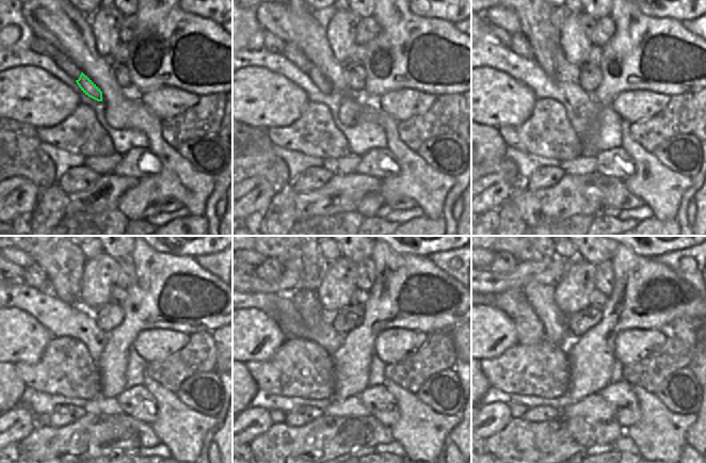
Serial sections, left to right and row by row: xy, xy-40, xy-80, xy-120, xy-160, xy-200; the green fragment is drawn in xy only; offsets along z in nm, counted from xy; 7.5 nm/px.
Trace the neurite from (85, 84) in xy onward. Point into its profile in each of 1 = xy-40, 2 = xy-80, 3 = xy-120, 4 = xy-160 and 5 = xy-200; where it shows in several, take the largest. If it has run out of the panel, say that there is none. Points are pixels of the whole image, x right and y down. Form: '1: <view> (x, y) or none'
1: xy-40 (320, 80)
2: xy-80 (541, 22)
3: xy-120 (62, 260)
4: xy-160 (307, 257)
5: xy-200 (519, 257)

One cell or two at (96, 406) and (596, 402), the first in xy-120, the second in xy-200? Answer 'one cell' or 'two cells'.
one cell

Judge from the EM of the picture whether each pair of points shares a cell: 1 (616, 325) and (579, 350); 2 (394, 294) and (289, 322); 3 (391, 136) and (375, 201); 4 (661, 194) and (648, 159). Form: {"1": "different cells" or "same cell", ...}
{"1": "same cell", "2": "different cells", "3": "same cell", "4": "same cell"}

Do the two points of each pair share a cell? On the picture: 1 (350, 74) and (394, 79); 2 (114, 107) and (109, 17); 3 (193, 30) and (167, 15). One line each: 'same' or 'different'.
1: different
2: different
3: same

